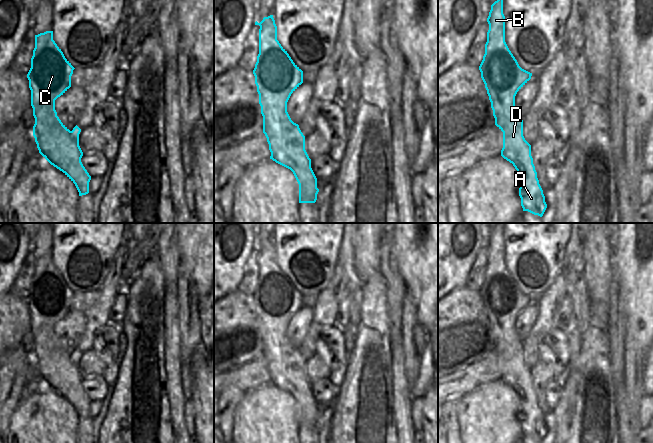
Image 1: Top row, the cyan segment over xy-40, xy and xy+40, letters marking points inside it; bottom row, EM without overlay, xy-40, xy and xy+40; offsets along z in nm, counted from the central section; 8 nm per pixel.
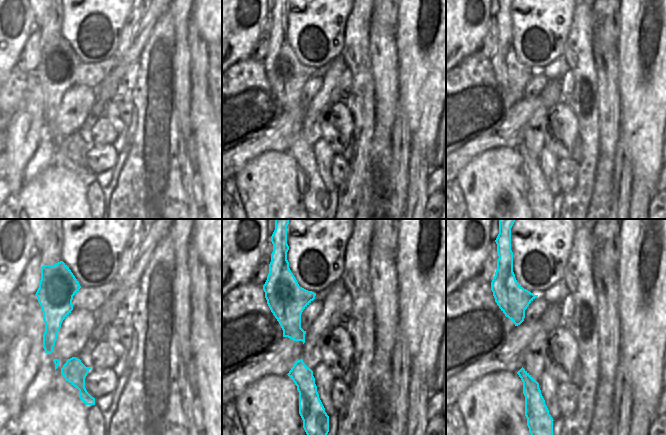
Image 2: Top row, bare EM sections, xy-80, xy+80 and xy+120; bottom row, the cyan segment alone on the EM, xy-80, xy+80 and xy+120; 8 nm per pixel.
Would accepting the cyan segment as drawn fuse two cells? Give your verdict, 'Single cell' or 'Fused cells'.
Single cell

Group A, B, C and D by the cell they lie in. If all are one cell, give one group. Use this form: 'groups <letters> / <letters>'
groups A B C D

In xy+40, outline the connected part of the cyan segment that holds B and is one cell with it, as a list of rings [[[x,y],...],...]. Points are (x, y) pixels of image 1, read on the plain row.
[[[498,223],[491,229],[487,246],[489,248],[489,254],[487,256],[485,278],[479,290],[479,294],[491,326],[495,349],[503,356],[501,380],[512,387],[519,398],[521,404],[519,420],[521,422],[523,435],[528,435],[542,441],[547,432],[547,428],[533,388],[531,369],[523,360],[523,344],[515,330],[515,320],[517,316],[531,303],[532,297],[519,290],[505,266],[503,223]]]

